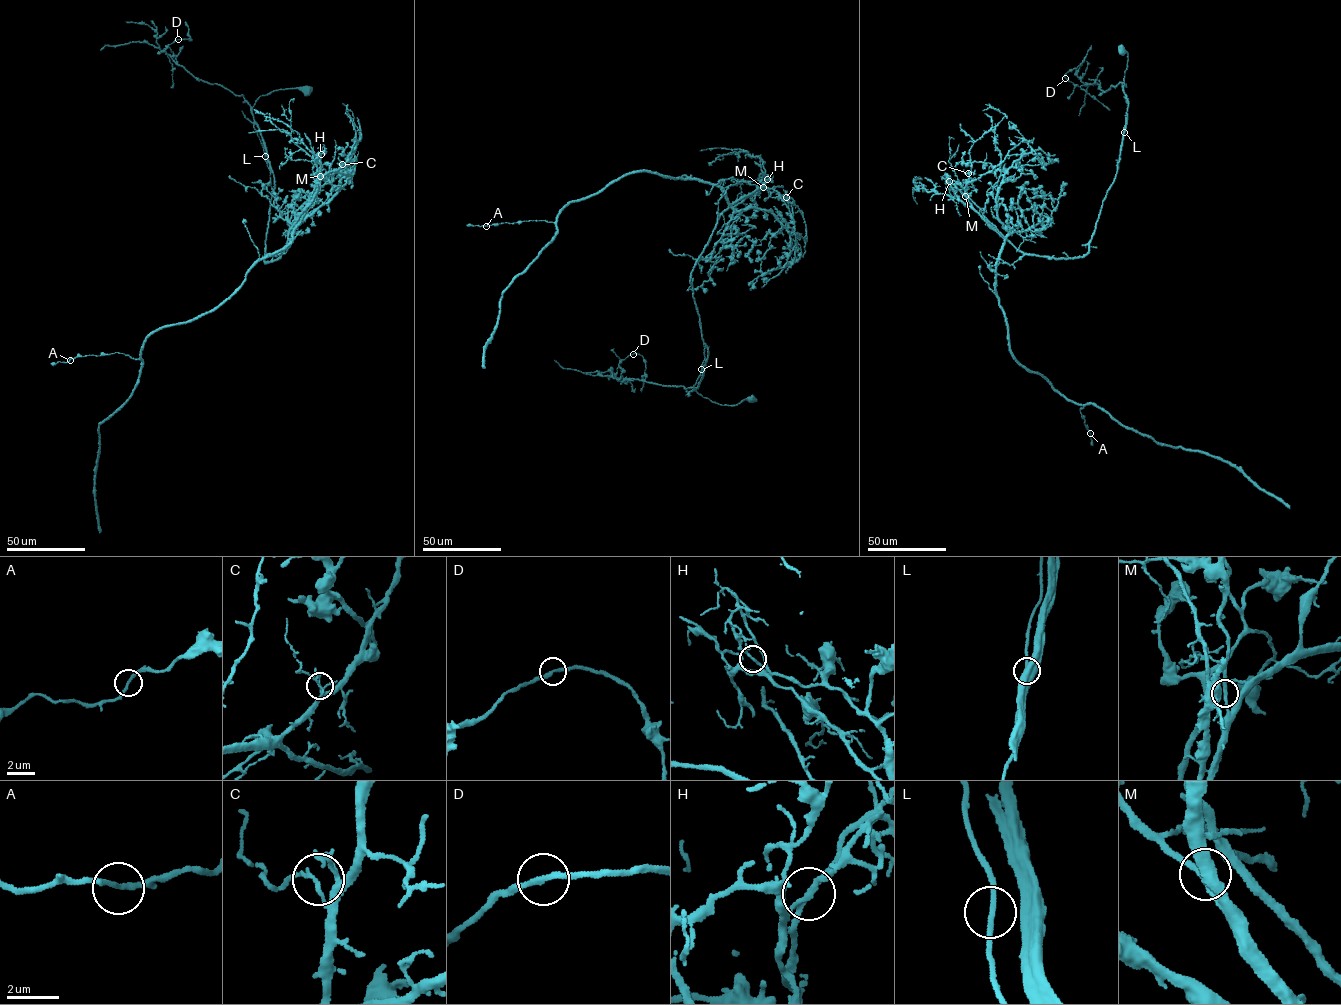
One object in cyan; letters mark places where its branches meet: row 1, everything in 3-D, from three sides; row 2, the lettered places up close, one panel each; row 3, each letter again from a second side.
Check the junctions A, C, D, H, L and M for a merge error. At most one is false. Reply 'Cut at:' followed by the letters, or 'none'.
Cut at: H

